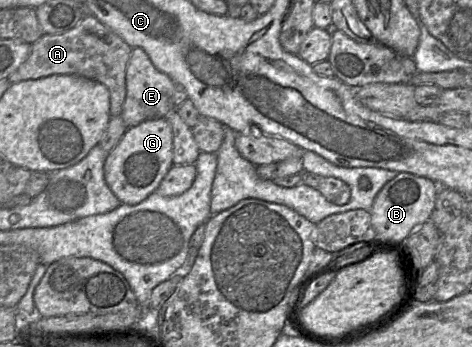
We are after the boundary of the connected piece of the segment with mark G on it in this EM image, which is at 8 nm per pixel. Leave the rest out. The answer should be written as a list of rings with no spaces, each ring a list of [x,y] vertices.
[[[166,118],[146,120],[127,129],[104,163],[104,178],[121,204],[136,205],[156,191],[173,166],[173,133]]]

